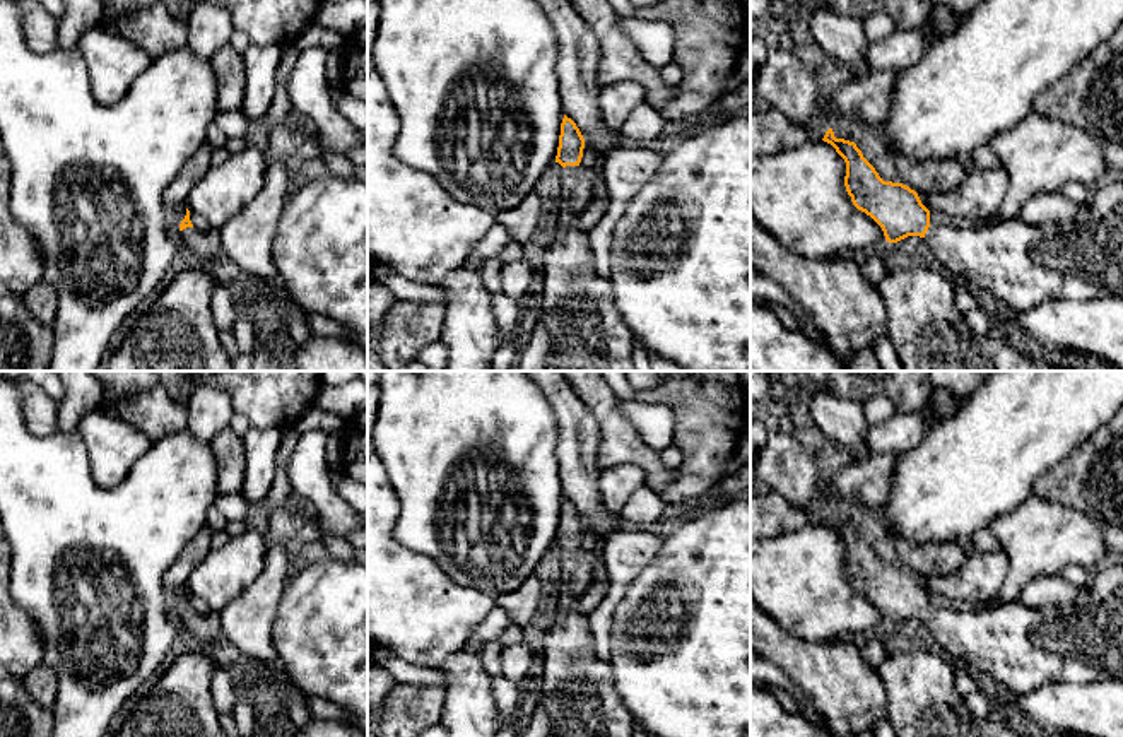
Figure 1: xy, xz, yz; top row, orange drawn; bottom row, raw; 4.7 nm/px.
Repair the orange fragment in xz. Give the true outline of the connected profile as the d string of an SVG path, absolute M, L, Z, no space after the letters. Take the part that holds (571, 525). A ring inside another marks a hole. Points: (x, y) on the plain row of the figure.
M564 498L556 539L556 545L562 549L562 576L554 588L557 593L567 595L567 614L561 624L552 622L545 631L545 645L535 675L535 687L542 696L540 705L549 713L547 737L632 737L636 722L615 687L610 663L595 653L590 621L581 612L581 598L591 590L600 552L598 547L588 552L579 549L583 532L585 522L579 511Z

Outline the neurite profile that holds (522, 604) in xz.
M532 575L514 592L497 597L496 605L509 616L513 624L525 628L537 614L545 590L547 585Z

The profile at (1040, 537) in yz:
M1029 494L1010 513L1000 515L990 523L990 530L1005 551L1010 568L1002 588L988 604L1002 605L1019 600L1022 588L1039 575L1060 575L1067 564L1079 564L1087 573L1108 552L1101 528L1085 515L1061 503Z

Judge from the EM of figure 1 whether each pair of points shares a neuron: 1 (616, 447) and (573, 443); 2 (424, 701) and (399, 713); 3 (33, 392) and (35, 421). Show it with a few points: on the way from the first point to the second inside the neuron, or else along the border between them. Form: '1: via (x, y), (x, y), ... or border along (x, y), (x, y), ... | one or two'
1: border along (587, 407), (599, 428), (597, 465), (600, 471) | two
2: via (417, 707), (405, 713) | one
3: via (35, 399), (35, 414) | one

